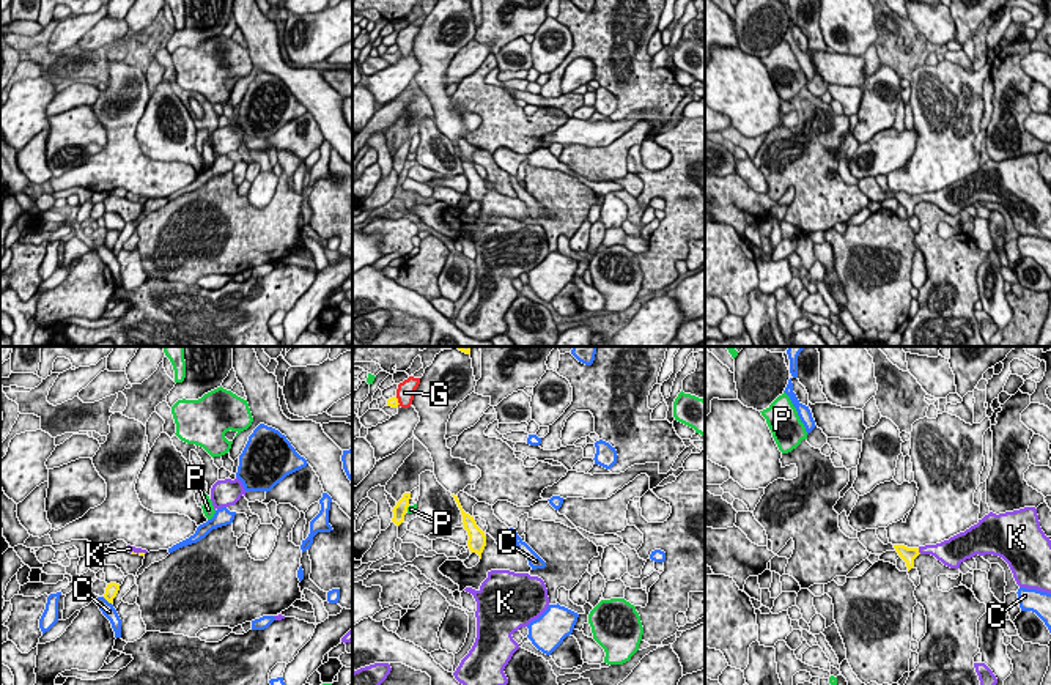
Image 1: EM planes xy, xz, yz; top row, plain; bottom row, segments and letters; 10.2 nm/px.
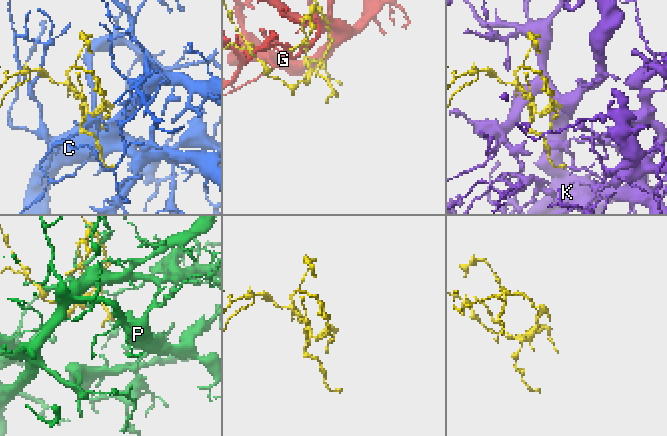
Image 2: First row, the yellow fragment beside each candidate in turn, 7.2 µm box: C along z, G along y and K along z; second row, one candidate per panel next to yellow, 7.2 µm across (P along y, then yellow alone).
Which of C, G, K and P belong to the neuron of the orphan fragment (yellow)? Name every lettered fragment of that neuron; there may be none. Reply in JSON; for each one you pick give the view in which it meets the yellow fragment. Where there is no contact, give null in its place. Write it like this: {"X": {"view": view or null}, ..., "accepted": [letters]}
{"K": {"view": "yz"}, "accepted": ["K"]}

